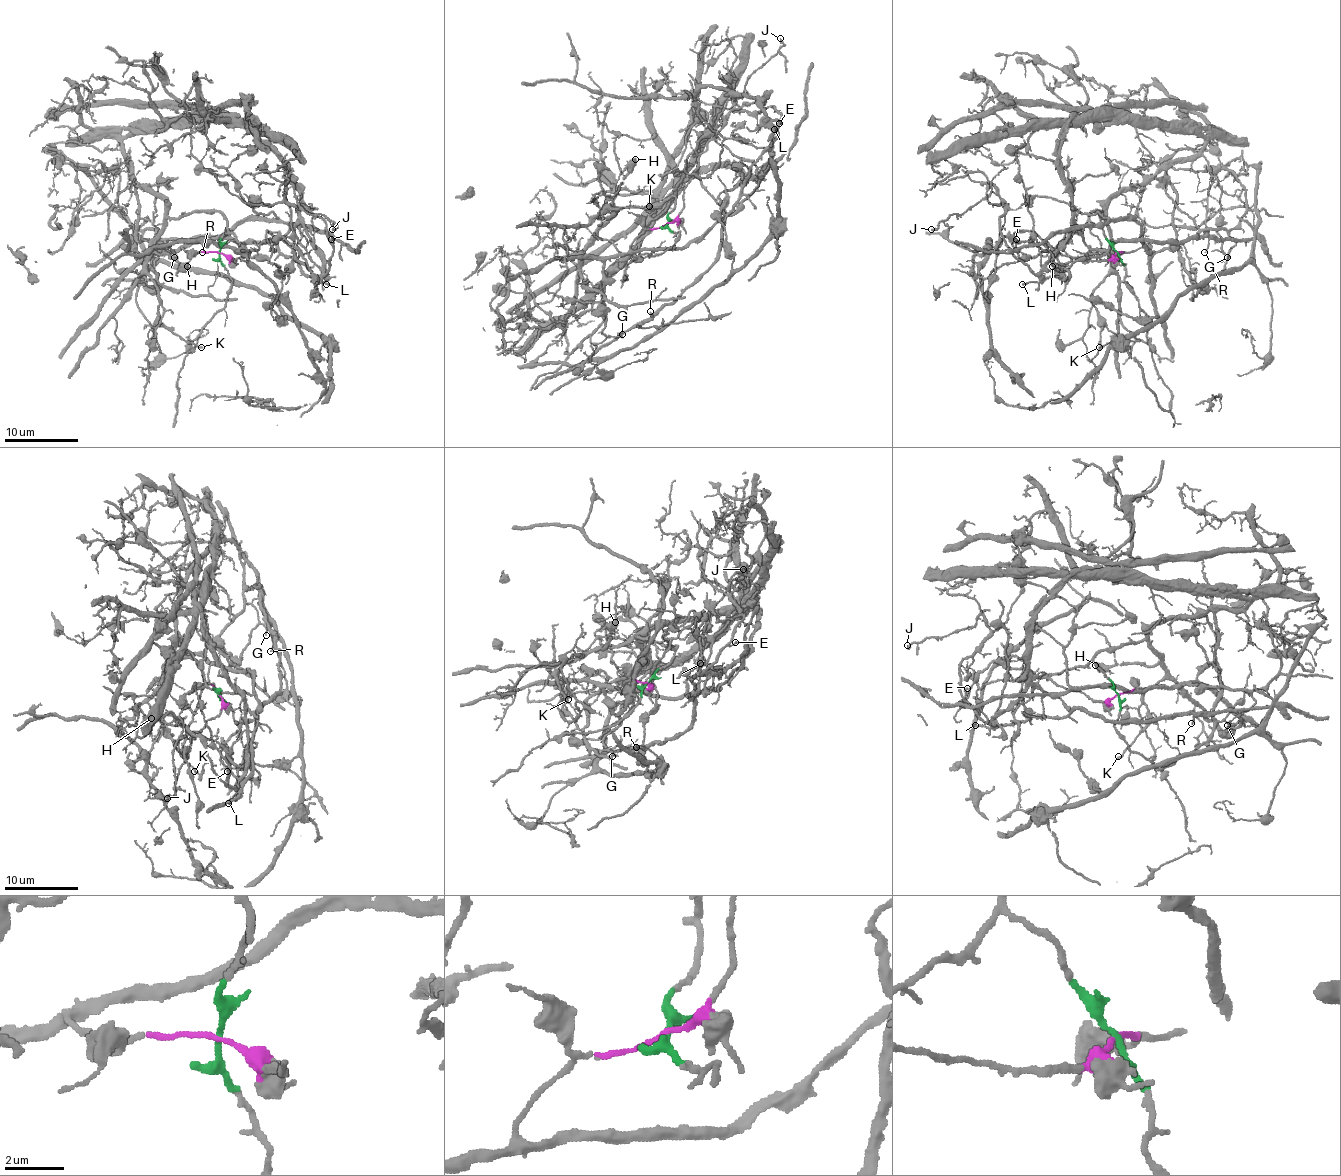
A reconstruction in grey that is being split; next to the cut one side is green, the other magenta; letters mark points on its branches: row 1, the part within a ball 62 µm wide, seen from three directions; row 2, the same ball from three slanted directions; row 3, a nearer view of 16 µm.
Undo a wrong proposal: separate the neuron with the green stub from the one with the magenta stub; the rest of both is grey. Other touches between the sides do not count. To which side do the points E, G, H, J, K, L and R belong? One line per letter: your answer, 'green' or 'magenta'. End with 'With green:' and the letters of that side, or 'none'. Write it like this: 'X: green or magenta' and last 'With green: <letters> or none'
E: magenta
G: magenta
H: green
J: magenta
K: green
L: magenta
R: magenta
With green: H, K

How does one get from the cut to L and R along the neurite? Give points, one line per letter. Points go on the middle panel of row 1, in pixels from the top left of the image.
L: (666, 225), (646, 228), (606, 261), (593, 342), (609, 344), (648, 322), (714, 261), (721, 223), (775, 129)
R: (666, 225), (646, 228), (628, 250), (606, 261), (604, 315), (591, 340), (609, 344), (648, 320), (650, 311)

